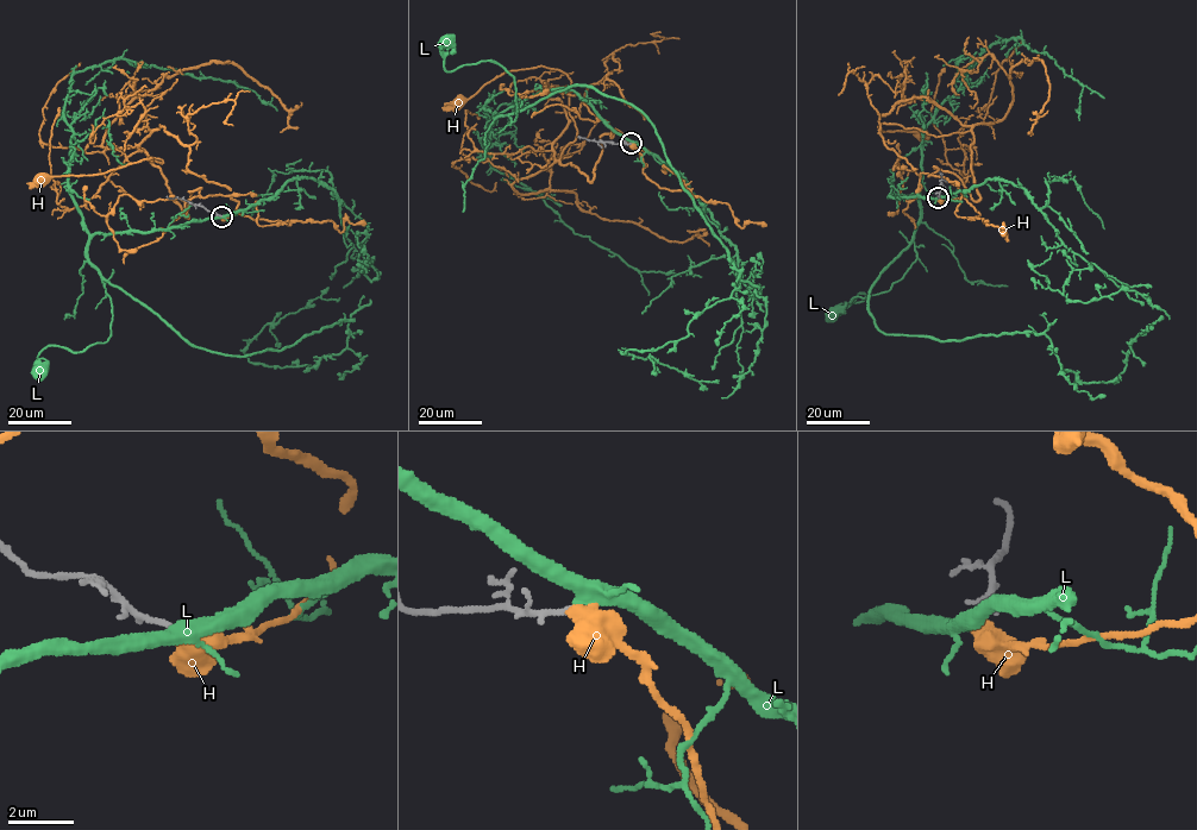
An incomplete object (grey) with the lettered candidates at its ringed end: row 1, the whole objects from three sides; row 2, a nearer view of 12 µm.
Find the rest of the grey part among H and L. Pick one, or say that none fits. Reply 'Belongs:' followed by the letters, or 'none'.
Belongs: L

